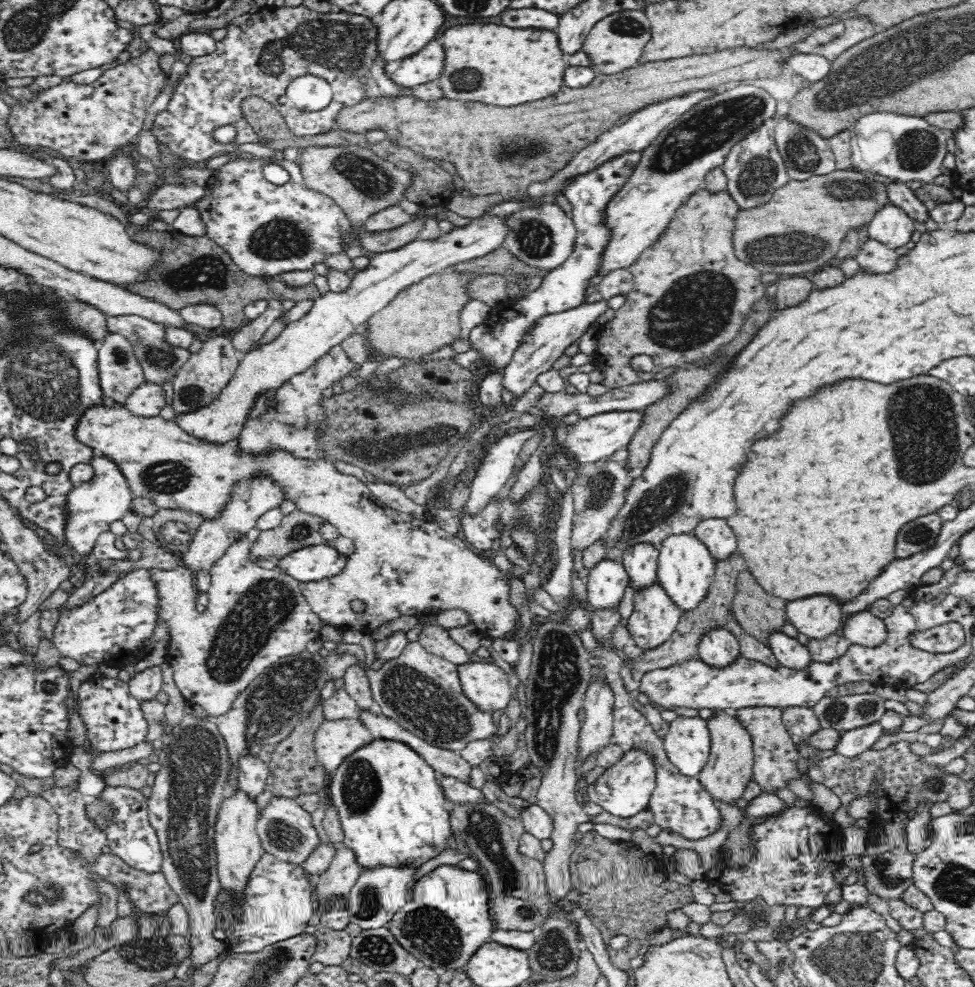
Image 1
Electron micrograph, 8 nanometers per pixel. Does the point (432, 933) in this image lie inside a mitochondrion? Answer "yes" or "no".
yes

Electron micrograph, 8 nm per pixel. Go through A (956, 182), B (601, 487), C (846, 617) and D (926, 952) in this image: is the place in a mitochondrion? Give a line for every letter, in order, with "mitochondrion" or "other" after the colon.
A: other
B: mitochondrion
C: other
D: other

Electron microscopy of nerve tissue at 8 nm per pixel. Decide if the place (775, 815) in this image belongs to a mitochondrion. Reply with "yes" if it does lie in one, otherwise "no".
no

